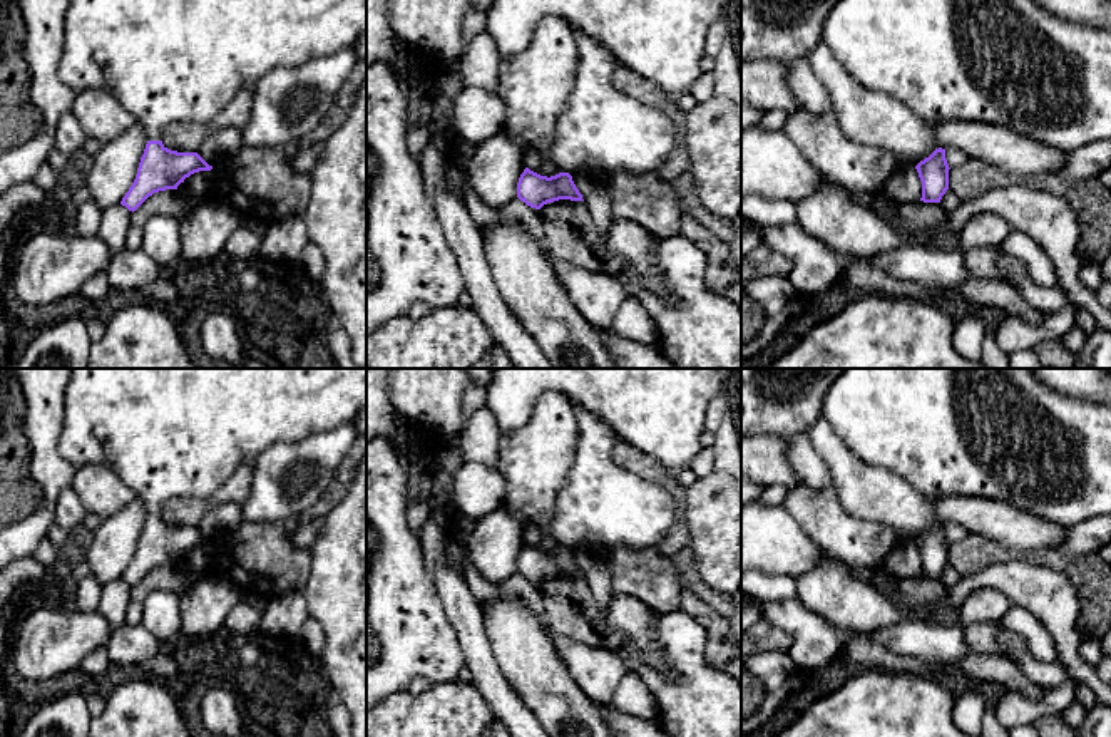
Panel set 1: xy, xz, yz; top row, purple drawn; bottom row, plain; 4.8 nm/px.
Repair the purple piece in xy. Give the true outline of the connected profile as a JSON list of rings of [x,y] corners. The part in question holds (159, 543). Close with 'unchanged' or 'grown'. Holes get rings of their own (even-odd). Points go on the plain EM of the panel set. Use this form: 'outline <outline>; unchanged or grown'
outline [[[72,368],[65,389],[65,415],[62,436],[59,439],[59,452],[75,469],[87,464],[110,467],[147,506],[149,516],[141,533],[136,554],[120,576],[122,581],[134,588],[154,568],[177,564],[177,561],[191,549],[212,544],[212,541],[209,541],[197,528],[177,528],[167,524],[161,516],[167,501],[174,497],[209,497],[233,476],[239,464],[253,464],[253,461],[269,446],[276,442],[298,442],[310,434],[351,424],[356,414],[365,407],[366,368]]]; grown

